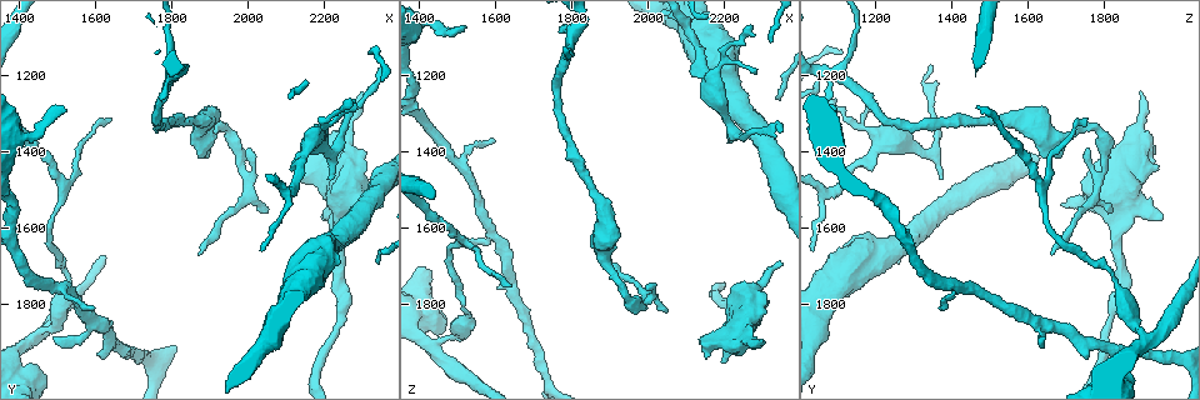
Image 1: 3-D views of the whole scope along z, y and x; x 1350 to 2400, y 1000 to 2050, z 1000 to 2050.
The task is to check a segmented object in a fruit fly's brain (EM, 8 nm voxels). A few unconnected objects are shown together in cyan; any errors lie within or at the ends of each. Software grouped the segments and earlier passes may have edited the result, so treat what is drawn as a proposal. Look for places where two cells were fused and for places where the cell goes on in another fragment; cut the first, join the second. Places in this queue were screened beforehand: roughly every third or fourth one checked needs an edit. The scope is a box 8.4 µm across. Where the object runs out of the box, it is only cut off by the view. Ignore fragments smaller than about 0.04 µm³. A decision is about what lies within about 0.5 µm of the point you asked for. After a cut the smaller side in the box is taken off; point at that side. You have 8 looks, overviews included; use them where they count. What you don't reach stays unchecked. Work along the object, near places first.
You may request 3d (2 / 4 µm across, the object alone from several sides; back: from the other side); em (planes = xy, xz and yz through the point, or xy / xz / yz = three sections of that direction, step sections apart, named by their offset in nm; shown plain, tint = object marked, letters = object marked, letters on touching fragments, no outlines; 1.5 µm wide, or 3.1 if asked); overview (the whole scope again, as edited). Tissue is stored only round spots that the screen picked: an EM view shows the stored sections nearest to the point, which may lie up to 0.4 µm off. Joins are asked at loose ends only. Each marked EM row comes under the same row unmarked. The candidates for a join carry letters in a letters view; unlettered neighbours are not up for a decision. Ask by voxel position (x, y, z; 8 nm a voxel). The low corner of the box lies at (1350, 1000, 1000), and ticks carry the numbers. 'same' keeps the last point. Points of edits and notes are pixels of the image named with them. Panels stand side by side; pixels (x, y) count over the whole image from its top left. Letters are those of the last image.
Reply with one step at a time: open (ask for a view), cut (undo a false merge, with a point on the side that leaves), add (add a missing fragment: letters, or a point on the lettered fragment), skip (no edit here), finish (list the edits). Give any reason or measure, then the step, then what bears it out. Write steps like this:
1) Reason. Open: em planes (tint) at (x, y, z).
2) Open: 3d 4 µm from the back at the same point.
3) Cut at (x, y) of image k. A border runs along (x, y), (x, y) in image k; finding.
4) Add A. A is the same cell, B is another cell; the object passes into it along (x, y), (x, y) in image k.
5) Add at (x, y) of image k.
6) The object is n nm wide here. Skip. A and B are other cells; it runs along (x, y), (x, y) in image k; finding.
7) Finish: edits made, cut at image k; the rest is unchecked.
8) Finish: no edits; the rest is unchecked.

Free end. Open: 3d 4 µm from the back at (2305, 1250, 1890).

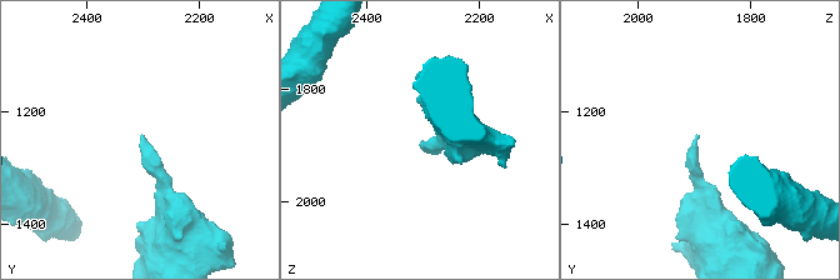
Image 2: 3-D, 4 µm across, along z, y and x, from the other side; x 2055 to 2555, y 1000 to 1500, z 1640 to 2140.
Open: em xz step 4 (tint) at (2300, 1245, 1890).

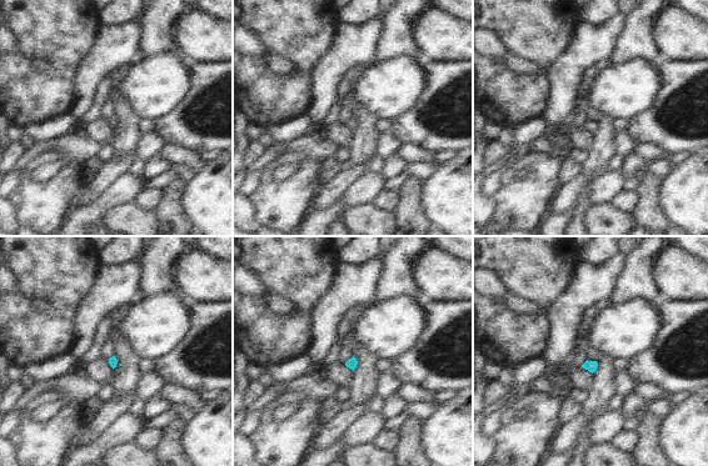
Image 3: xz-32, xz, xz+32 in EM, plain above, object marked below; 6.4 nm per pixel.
Another direction. Open: em planes (letters) at the same point.

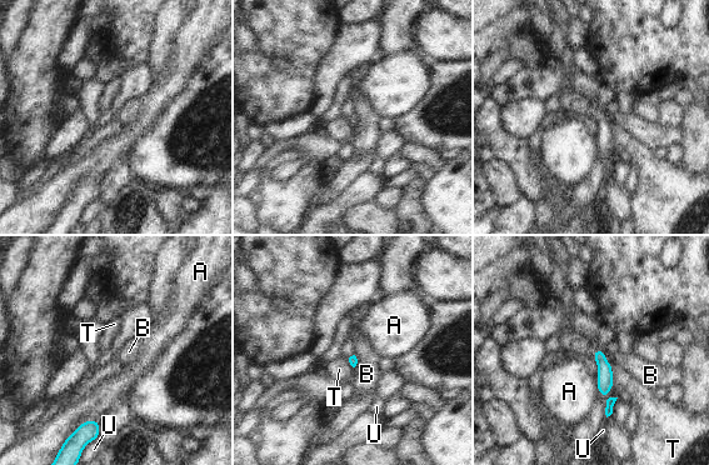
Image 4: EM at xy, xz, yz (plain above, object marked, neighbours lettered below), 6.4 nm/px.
Skip. A, B, T and U are other cells; a border runs along (604, 354), (612, 366) in image 4; no lettered fragment goes on from it.

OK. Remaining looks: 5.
Thin end. Open: 3d 4 µm at (1995, 1395, 1755).

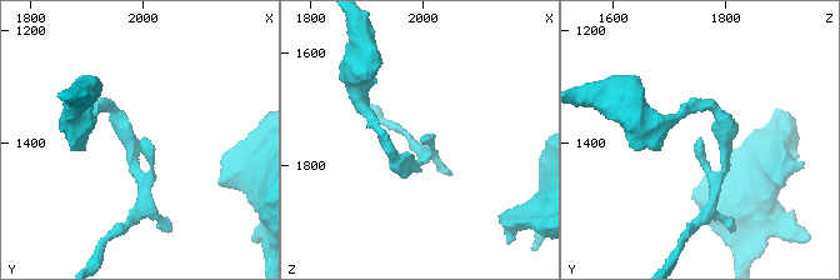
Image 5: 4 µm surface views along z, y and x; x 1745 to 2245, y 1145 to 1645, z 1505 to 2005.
Need the tissue. Open: em yz step 8 (tint) at (2000, 1390, 1755).

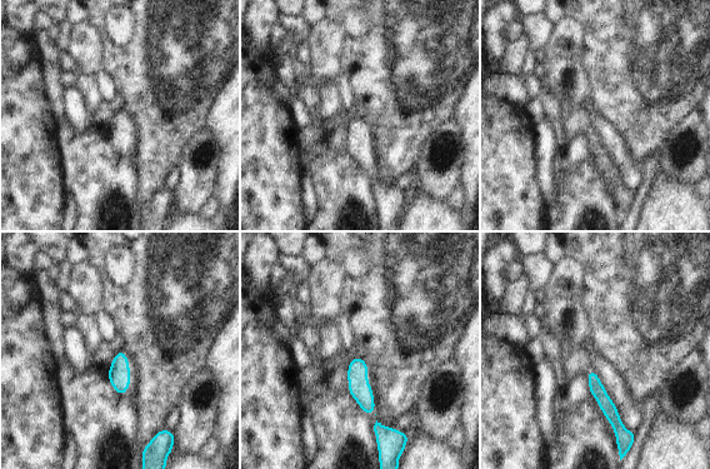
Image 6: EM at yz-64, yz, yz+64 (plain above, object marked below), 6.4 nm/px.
Cut it another way. Open: em planes (letters) at the same point.

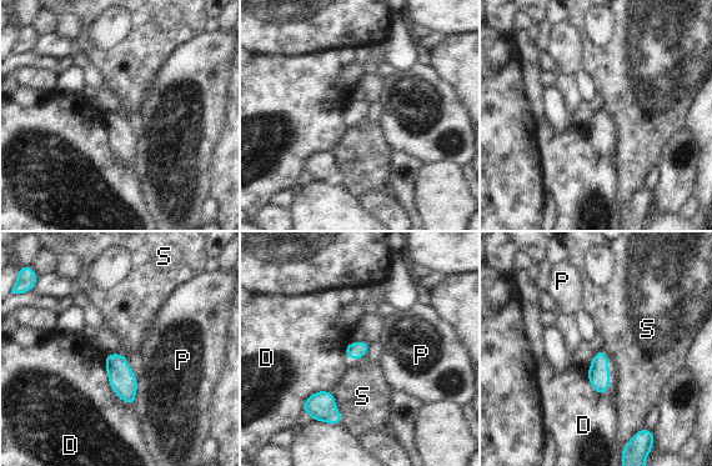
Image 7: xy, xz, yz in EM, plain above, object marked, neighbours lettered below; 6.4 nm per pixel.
The longest contact is with D, 360 nm. Skip. D, P and S are other cells; a border runs along (330, 391), (341, 416), (341, 422) in image 7; none of them fits.

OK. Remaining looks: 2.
Three-way junction. Open: em xz step 4 (tint) at (1425, 1900, 1910).

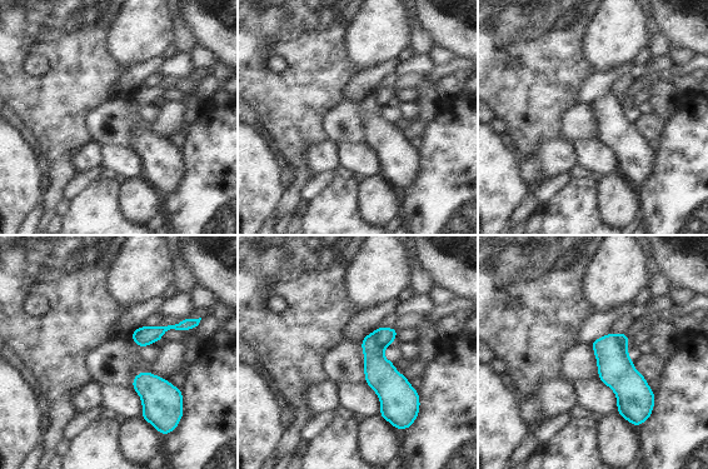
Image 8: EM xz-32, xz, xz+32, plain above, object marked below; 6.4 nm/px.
Open: em planes (letters) at the same point.

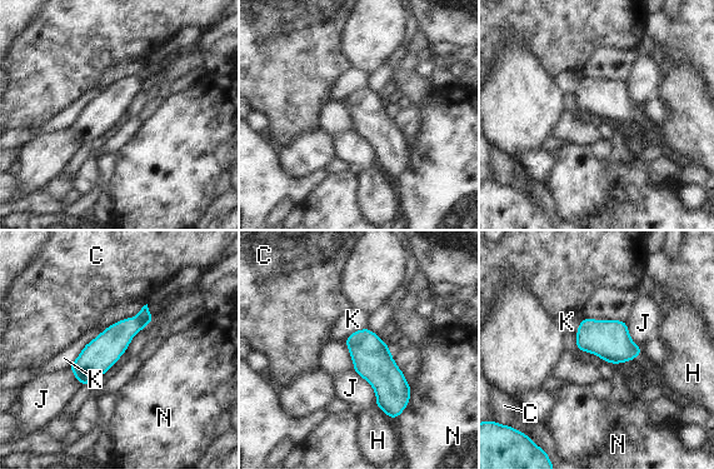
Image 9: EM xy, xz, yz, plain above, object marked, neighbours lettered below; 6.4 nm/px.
The object is 190 nm wide here. Cut at (144, 315) of image 9. C, H, J, K and N are other cells; a border runs along (135, 318), (145, 327) in image 9; a second cell is stuck on.

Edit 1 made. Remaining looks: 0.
Finish: edits made, cut at image 9; the rest is unchecked.

